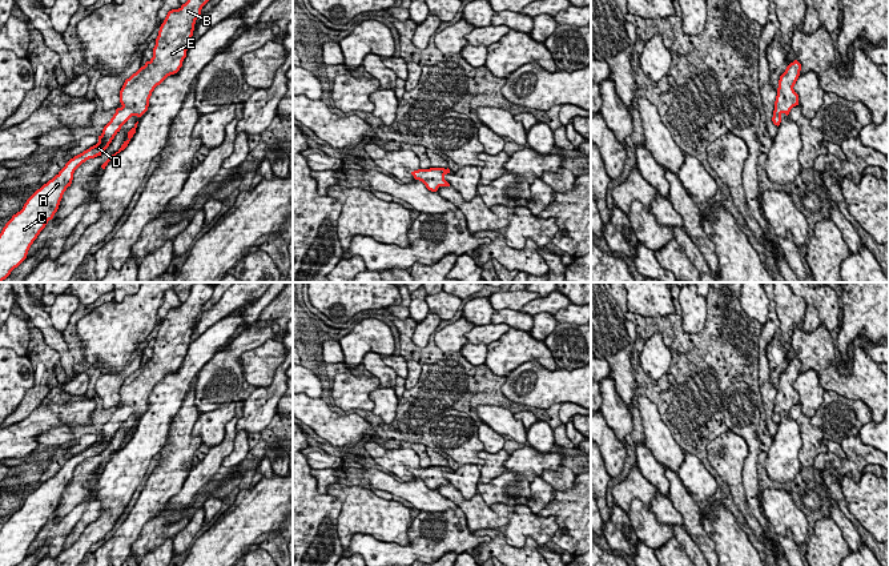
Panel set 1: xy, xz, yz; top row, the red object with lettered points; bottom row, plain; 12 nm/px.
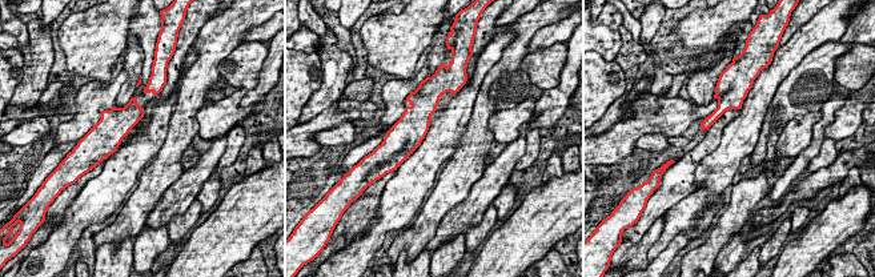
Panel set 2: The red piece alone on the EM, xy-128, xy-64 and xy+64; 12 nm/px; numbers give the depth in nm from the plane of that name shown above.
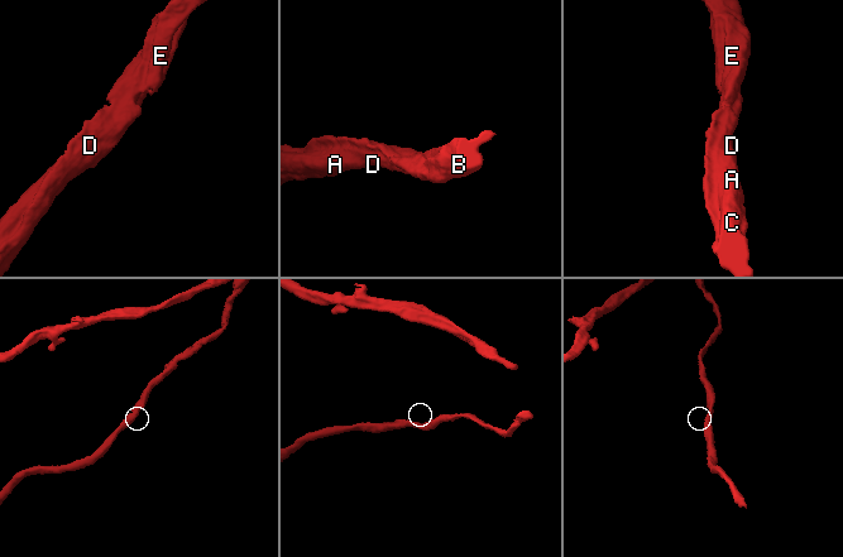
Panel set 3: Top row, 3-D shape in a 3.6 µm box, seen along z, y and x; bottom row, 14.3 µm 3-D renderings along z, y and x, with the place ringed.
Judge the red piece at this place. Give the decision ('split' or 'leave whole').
leave whole

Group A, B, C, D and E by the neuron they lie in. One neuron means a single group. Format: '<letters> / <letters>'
A B C D E

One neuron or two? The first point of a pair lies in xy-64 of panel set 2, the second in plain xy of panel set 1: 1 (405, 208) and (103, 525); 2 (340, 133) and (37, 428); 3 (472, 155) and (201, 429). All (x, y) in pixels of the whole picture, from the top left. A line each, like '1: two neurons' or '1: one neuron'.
1: one neuron
2: two neurons
3: two neurons

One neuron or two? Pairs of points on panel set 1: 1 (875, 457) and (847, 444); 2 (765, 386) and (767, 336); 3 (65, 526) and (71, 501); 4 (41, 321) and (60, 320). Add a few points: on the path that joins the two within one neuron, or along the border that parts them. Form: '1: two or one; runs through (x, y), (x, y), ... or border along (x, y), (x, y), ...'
1: one; runs through (868, 454), (860, 454), (853, 448)
2: one; runs through (764, 374), (763, 348)
3: two; border along (89, 498), (79, 502), (59, 520), (53, 517)
4: two; border along (47, 312), (52, 325), (60, 333)

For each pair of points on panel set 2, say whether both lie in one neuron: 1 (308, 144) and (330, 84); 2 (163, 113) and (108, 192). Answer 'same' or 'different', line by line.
1: different
2: same

